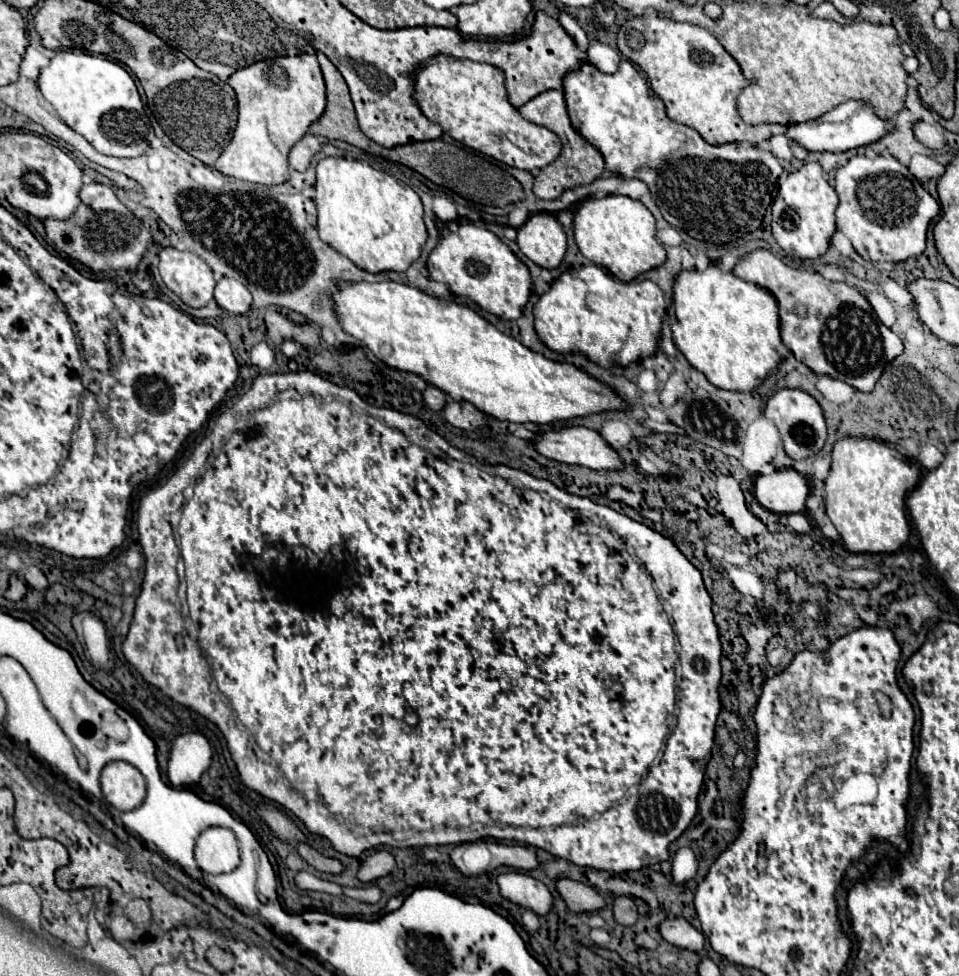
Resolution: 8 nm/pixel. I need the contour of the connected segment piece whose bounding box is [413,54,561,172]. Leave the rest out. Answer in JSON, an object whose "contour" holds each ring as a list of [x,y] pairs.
{"contour":[[[437,54],[415,70],[413,100],[419,104],[419,110],[423,112],[423,116],[427,116],[431,122],[439,124],[443,128],[443,132],[449,134],[453,140],[457,140],[457,142],[465,144],[467,148],[473,148],[481,154],[487,154],[507,166],[535,172],[535,168],[543,168],[545,164],[551,164],[559,156],[561,140],[551,130],[537,126],[533,122],[527,122],[519,114],[519,110],[513,108],[511,102],[507,100],[503,82],[505,82],[503,70],[497,66],[473,62],[473,60],[457,60],[447,54]]]}

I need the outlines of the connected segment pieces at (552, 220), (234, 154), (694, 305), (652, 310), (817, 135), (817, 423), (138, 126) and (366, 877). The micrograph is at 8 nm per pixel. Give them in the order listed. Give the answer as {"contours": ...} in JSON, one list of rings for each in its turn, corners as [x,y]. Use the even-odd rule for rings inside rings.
{"contours":[[[[541,212],[517,228],[517,246],[537,266],[553,270],[565,256],[567,236],[555,216]]],[[[299,54],[299,56],[279,56],[273,60],[259,60],[251,66],[245,66],[231,74],[229,86],[237,94],[237,110],[239,120],[233,134],[231,144],[223,150],[223,154],[217,158],[215,168],[225,174],[239,180],[255,182],[255,184],[281,184],[289,178],[289,164],[287,154],[293,148],[295,142],[299,142],[307,128],[319,120],[319,116],[325,110],[325,82],[321,76],[321,68],[315,54]]],[[[711,264],[707,270],[699,272],[699,270],[691,270],[691,272],[681,272],[673,284],[673,304],[675,304],[676,323],[671,326],[671,332],[673,332],[673,342],[675,346],[679,348],[679,352],[687,358],[687,362],[697,368],[699,372],[705,374],[705,378],[715,384],[717,388],[723,388],[723,390],[735,390],[735,392],[753,392],[761,382],[763,378],[773,370],[777,368],[779,364],[779,354],[777,354],[777,348],[781,346],[781,336],[779,336],[779,306],[777,306],[777,300],[763,288],[759,288],[757,284],[751,284],[751,282],[745,282],[741,278],[737,278],[733,272],[723,272],[717,264]]],[[[581,266],[563,272],[533,306],[535,330],[545,346],[559,354],[579,352],[591,362],[609,368],[653,356],[665,314],[661,288],[651,282],[621,282],[599,266]]],[[[847,100],[845,104],[833,108],[831,112],[823,114],[817,120],[805,122],[805,124],[793,124],[787,128],[787,138],[797,140],[801,146],[805,146],[809,152],[847,152],[859,146],[867,146],[873,144],[877,140],[881,140],[889,130],[893,128],[893,122],[883,120],[875,108],[867,102],[859,102],[859,100]]],[[[779,390],[777,394],[773,394],[765,406],[765,416],[771,418],[779,432],[781,432],[781,438],[783,438],[783,444],[785,444],[785,452],[795,458],[795,460],[801,460],[801,458],[807,458],[807,456],[813,456],[817,454],[823,444],[825,444],[825,438],[827,438],[827,428],[825,428],[825,418],[823,418],[823,412],[819,408],[819,404],[815,402],[815,398],[811,398],[807,392],[803,390]]],[[[59,50],[49,66],[41,70],[37,86],[59,118],[79,132],[95,150],[109,156],[135,158],[149,148],[147,132],[151,124],[137,86],[121,64],[83,50]]],[[[377,850],[375,854],[371,854],[363,866],[359,868],[359,874],[357,878],[363,882],[363,884],[371,884],[375,882],[377,878],[381,876],[387,876],[391,874],[395,868],[395,858],[387,852],[387,850]]]]}

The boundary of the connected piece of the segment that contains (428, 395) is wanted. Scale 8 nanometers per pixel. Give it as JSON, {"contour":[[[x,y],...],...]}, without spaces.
{"contour":[[[427,386],[423,392],[423,402],[425,402],[425,406],[429,406],[431,410],[443,410],[443,406],[445,406],[445,402],[447,402],[447,396],[441,392],[441,390],[437,390],[437,388],[433,388],[433,386]]]}

